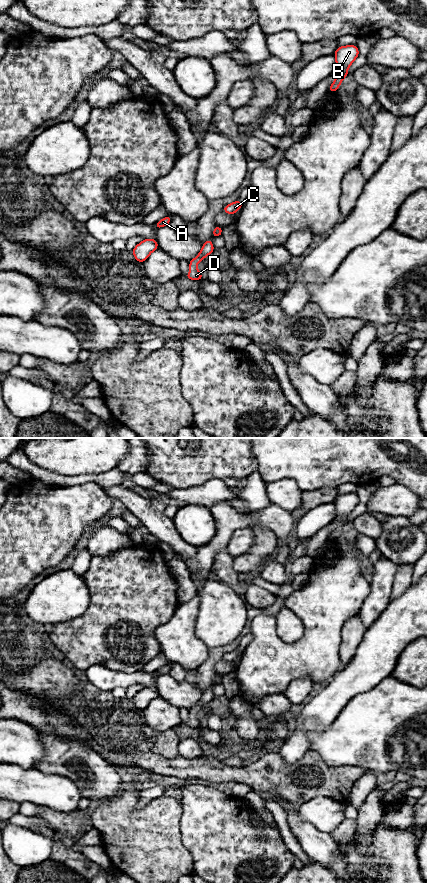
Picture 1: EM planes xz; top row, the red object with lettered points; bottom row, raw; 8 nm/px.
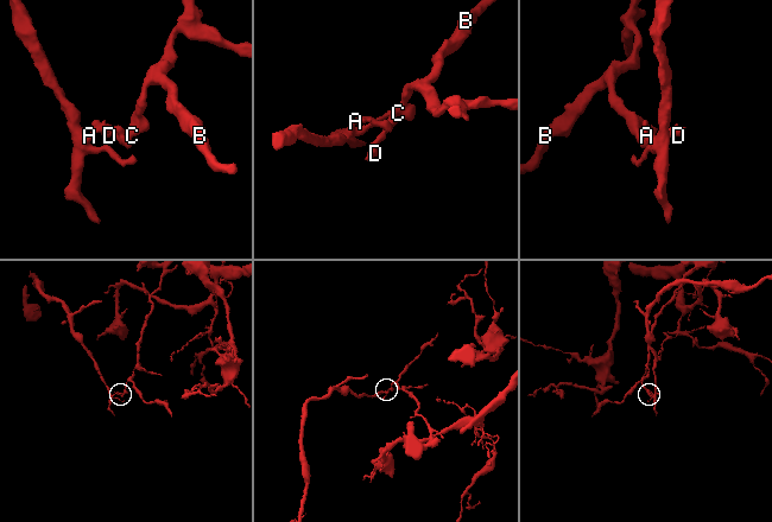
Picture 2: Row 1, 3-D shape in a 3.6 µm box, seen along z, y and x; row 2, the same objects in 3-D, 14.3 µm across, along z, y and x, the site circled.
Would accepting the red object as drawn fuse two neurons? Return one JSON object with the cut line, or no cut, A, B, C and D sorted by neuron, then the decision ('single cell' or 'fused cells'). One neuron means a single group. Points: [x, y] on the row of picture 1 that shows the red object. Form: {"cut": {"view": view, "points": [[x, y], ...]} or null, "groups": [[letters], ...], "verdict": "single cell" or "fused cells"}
{"cut": {"view": "xz", "points": [[216, 226], [221, 229]]}, "groups": [["A"], ["B", "C", "D"]], "verdict": "fused cells"}

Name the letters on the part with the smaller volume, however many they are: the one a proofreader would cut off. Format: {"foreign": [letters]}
{"foreign": ["A"]}

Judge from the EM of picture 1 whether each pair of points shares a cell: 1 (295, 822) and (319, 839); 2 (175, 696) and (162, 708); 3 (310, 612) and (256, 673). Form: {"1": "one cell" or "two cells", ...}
{"1": "one cell", "2": "two cells", "3": "one cell"}

